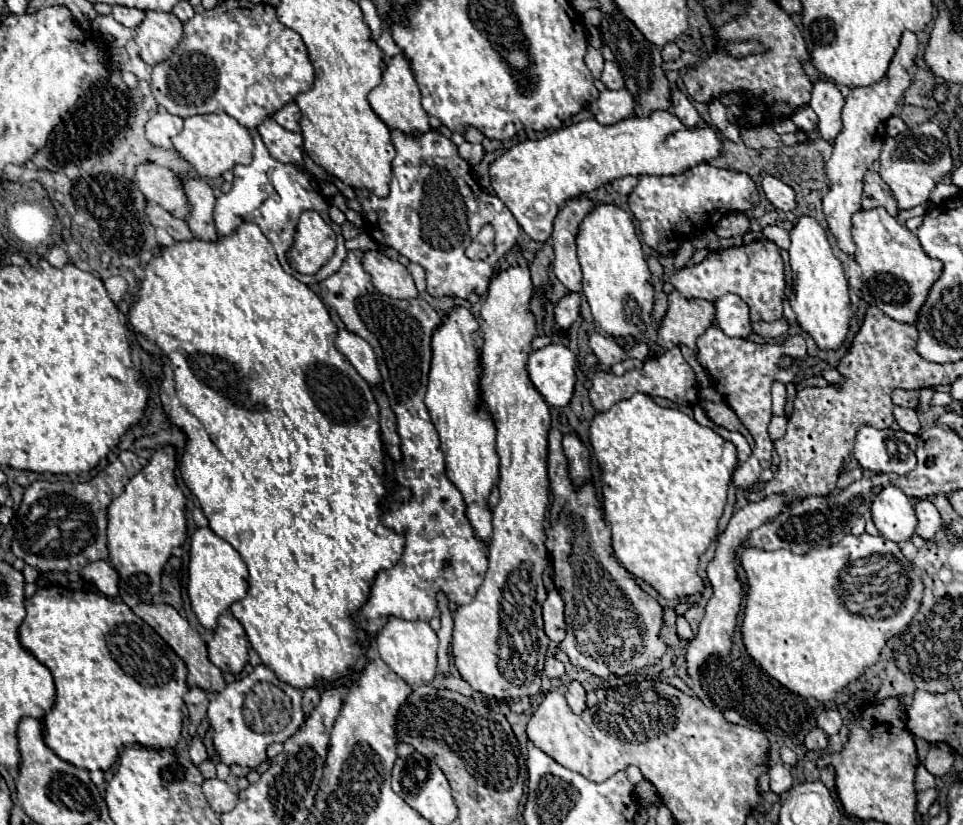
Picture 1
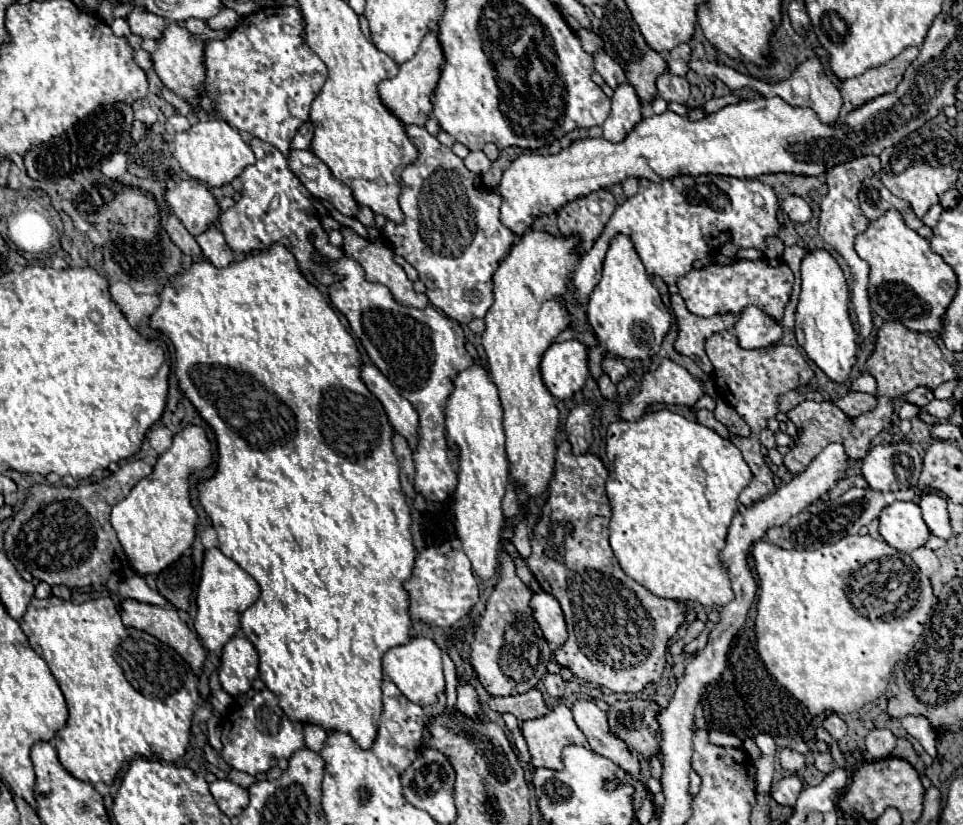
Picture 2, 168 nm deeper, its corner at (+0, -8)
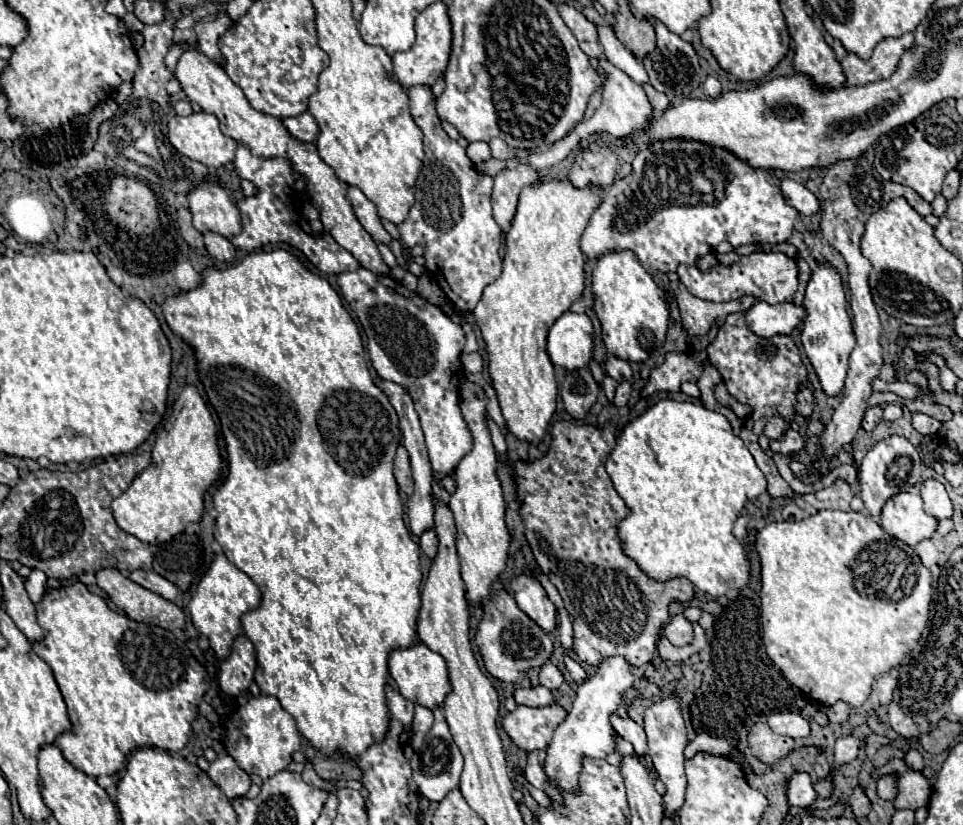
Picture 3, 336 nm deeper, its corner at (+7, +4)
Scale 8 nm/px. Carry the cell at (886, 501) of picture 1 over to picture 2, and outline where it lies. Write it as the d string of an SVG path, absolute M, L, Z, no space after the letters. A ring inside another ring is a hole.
M894 501L880 513L880 535L900 553L912 553L928 541L930 531L916 503Z

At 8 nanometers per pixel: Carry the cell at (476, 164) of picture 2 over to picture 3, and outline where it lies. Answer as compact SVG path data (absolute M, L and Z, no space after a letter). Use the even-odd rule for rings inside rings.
M469 143L467 155L469 155L469 159L471 159L475 165L479 165L479 163L491 159L491 149L489 149L487 143Z

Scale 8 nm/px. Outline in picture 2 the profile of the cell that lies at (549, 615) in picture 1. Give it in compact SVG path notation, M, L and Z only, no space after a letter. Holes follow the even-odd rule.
M540 591L532 597L530 605L534 609L534 619L538 621L546 641L552 647L562 647L568 639L568 631L566 631L564 613L558 605L558 599L550 597L546 591Z

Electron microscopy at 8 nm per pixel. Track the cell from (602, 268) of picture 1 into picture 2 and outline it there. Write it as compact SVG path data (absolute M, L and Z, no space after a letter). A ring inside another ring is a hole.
M618 233L606 251L602 265L602 279L588 301L588 323L608 353L622 359L646 359L658 353L664 335L670 327L670 313L666 311L660 293L652 285L646 269L632 245L632 241Z

